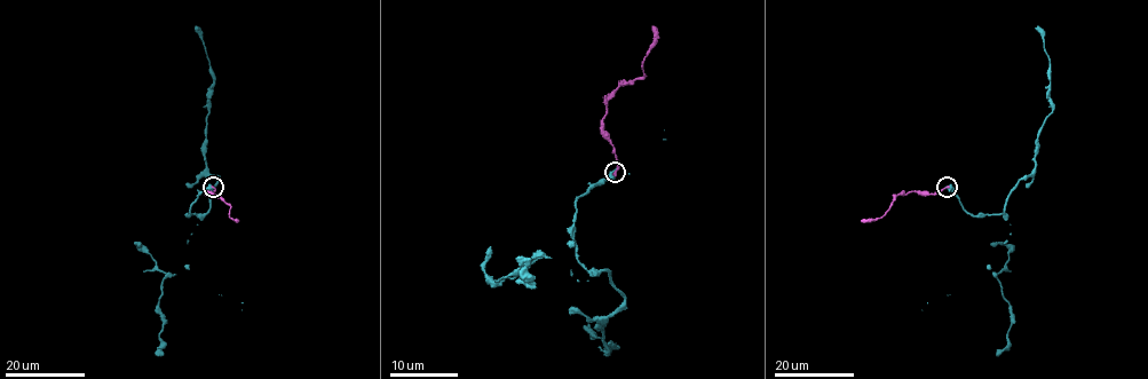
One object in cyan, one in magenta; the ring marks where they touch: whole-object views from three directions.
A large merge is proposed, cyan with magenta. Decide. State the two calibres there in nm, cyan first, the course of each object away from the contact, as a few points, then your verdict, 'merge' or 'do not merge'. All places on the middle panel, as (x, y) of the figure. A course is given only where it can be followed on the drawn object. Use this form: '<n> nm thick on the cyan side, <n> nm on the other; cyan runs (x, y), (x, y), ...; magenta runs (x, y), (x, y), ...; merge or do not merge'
420 nm thick on the cyan side, 240 nm on the other; cyan runs (615, 173), (584, 192), (574, 219), (576, 257), (609, 273), (625, 298), (601, 323), (615, 348), (584, 326); magenta runs (615, 173), (618, 163), (602, 121), (608, 99), (622, 85), (644, 74), (644, 57), (654, 40), (651, 25); merge

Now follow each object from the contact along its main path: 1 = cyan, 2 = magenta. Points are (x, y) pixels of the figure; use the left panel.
1: (213, 187), (195, 199), (189, 215), (205, 214), (219, 180), (205, 158), (213, 70), (195, 25)
2: (213, 187), (212, 194), (206, 191), (220, 196), (235, 220)

